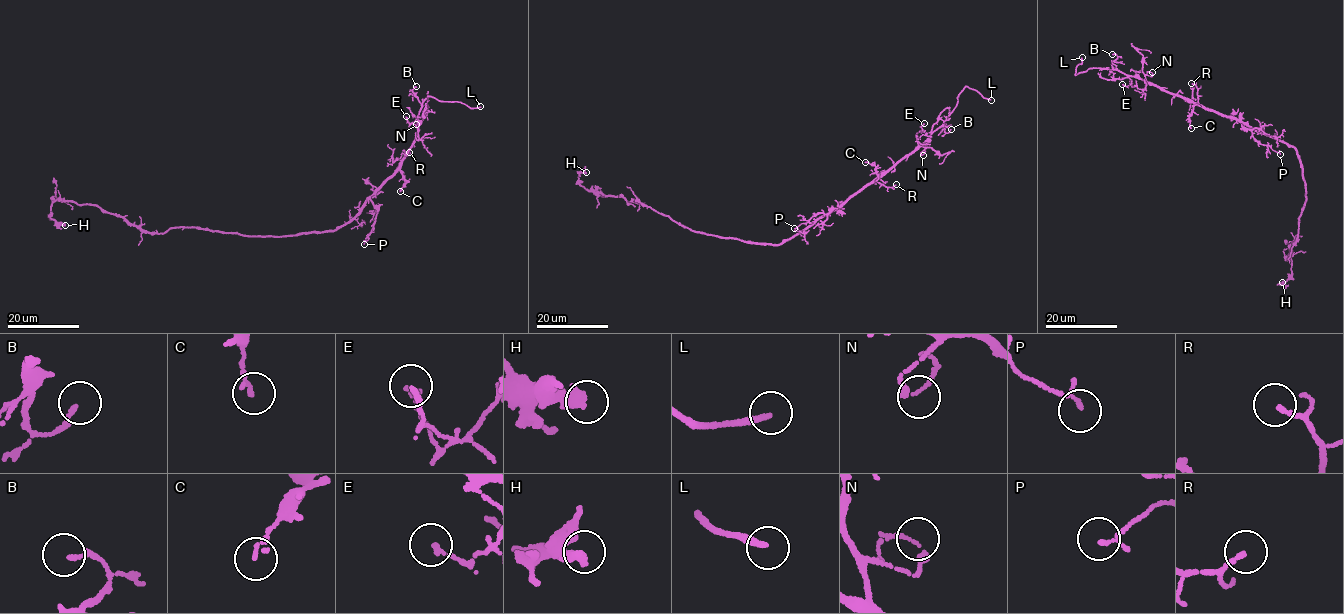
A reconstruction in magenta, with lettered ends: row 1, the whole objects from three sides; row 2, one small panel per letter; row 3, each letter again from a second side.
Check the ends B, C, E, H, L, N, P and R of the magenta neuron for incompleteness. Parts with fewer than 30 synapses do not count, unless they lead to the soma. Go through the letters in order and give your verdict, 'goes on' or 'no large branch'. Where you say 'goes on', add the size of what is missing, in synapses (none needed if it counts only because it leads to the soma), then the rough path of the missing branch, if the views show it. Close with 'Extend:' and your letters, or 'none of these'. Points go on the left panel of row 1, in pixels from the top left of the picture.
B: no large branch
C: no large branch
E: no large branch
H: no large branch
L: goes on
N: no large branch
P: no large branch
R: no large branch
Extend: L

